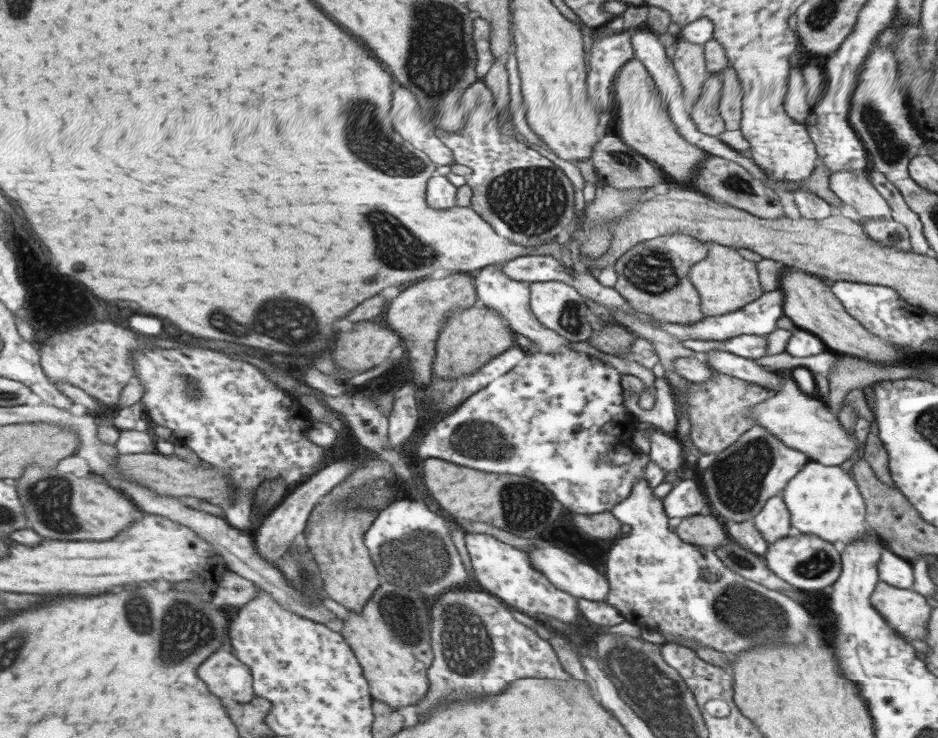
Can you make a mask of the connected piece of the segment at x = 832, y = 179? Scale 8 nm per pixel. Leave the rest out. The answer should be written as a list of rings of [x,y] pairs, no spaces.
[[[833,172],[828,178],[829,190],[855,209],[860,218],[888,218],[889,207],[869,180],[868,172]]]

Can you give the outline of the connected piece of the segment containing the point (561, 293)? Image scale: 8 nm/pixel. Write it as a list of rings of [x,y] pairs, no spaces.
[[[533,282],[528,283],[528,306],[537,322],[549,331],[559,334],[568,342],[587,341],[591,337],[591,322],[587,322],[587,306],[583,298],[563,282]]]

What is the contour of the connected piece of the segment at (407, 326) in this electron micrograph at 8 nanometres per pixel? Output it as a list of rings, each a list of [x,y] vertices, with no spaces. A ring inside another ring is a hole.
[[[452,273],[441,280],[429,280],[429,277],[413,282],[403,288],[400,294],[391,299],[383,312],[388,327],[401,335],[401,350],[392,366],[385,373],[366,382],[365,386],[373,393],[395,393],[403,384],[413,383],[413,388],[427,387],[432,376],[433,358],[436,356],[436,340],[451,309],[469,308],[475,302],[474,286],[471,286],[471,276],[465,273]]]

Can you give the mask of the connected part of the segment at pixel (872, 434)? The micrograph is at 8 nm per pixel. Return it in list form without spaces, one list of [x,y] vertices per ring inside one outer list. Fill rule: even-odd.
[[[873,416],[873,420],[869,425],[862,451],[862,459],[867,462],[875,476],[887,487],[893,488],[894,484],[887,468],[887,452],[885,452],[881,440],[877,438],[877,420],[875,420],[875,416]]]

